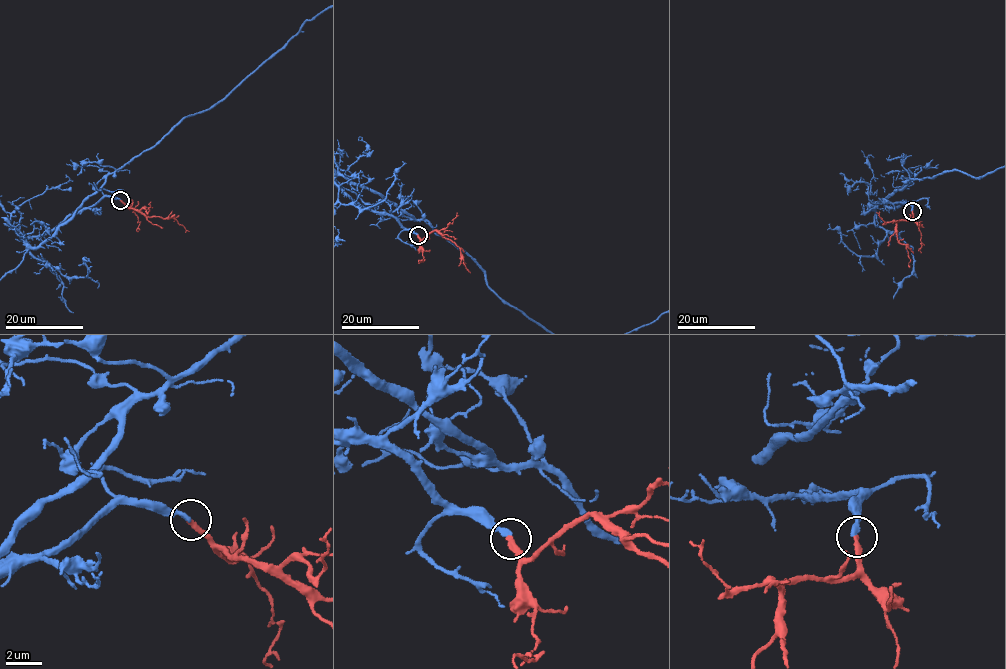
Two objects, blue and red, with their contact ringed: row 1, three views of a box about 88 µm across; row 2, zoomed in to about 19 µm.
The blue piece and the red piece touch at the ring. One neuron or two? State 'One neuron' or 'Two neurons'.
One neuron

